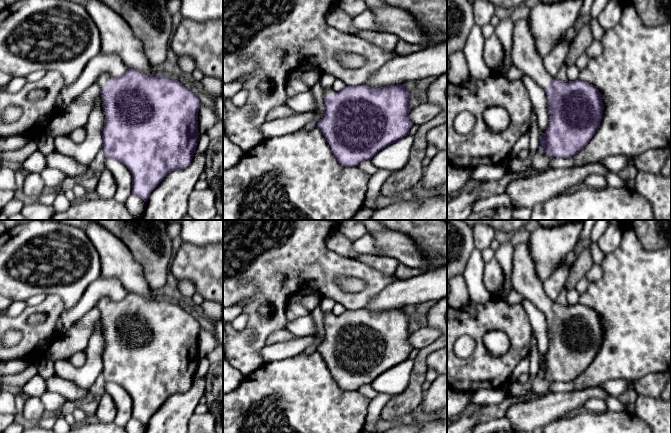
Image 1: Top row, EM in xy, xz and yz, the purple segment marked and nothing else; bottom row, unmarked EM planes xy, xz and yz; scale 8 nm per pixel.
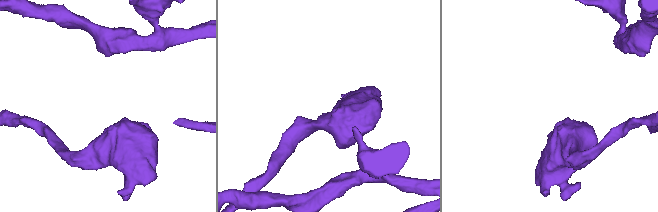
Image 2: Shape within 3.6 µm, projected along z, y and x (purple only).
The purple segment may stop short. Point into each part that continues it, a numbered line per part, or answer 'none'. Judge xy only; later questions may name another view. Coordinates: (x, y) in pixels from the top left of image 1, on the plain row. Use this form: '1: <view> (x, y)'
1: xy (103, 303)

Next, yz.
1: yz (524, 280)

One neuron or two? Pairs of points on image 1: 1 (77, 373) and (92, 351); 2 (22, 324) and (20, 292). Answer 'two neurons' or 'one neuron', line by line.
1: one neuron
2: two neurons

